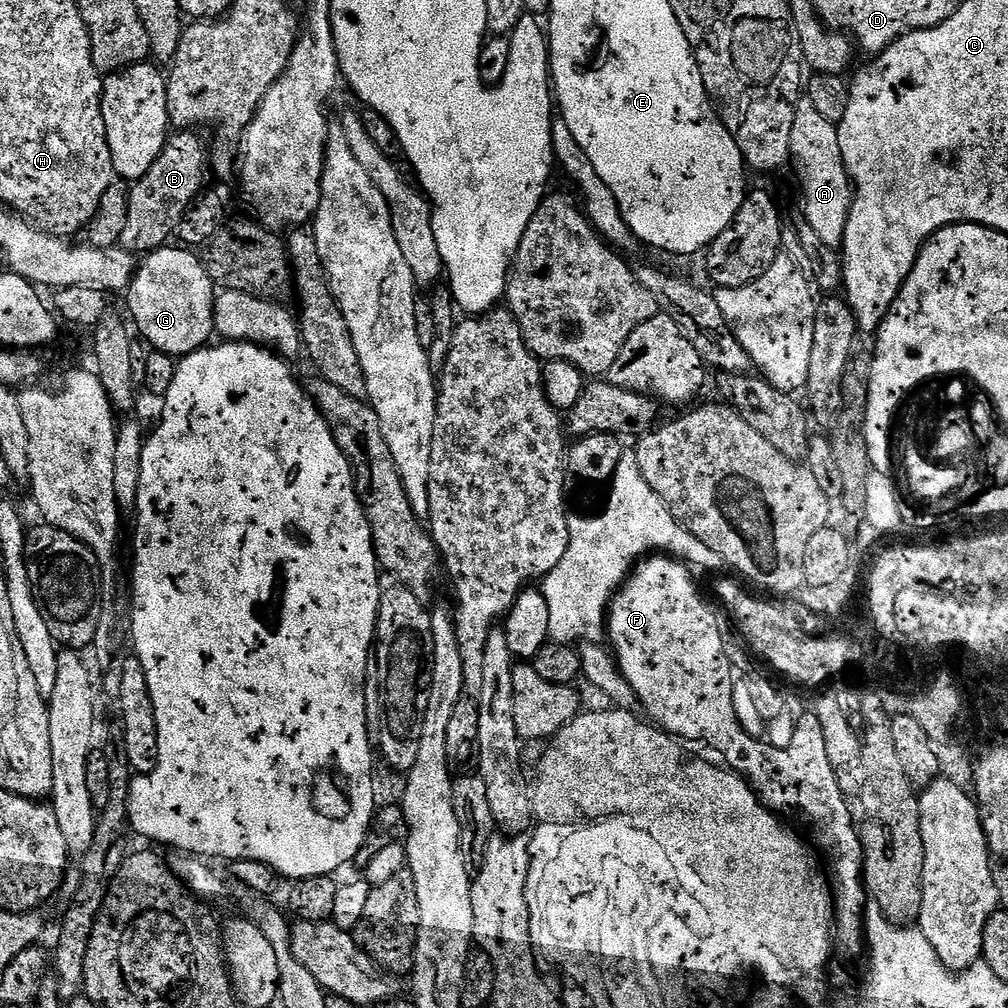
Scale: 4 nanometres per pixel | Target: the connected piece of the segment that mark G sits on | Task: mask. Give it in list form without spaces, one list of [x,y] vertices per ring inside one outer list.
[[[165,246],[143,260],[124,296],[132,322],[143,340],[173,360],[205,347],[215,331],[216,287],[203,259],[195,251]]]

